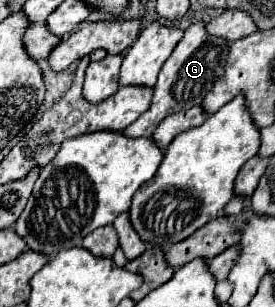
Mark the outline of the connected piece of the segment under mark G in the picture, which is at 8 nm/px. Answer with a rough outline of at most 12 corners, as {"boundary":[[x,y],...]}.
{"boundary":[[193,23],[159,71],[151,107],[123,135],[151,137],[201,105],[229,45]]}

